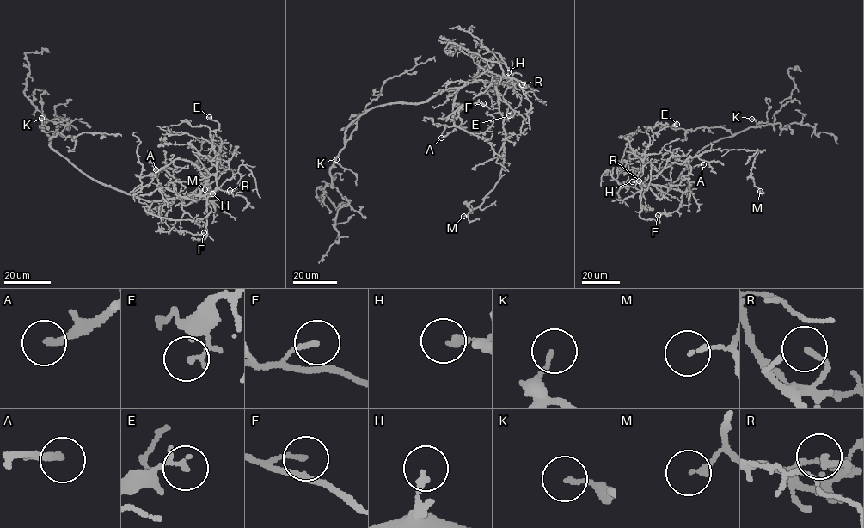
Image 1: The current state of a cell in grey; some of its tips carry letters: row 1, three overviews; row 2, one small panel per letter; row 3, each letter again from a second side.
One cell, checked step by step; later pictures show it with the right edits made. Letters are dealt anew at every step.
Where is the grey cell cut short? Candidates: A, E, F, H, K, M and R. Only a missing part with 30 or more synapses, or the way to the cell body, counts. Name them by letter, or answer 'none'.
A, H

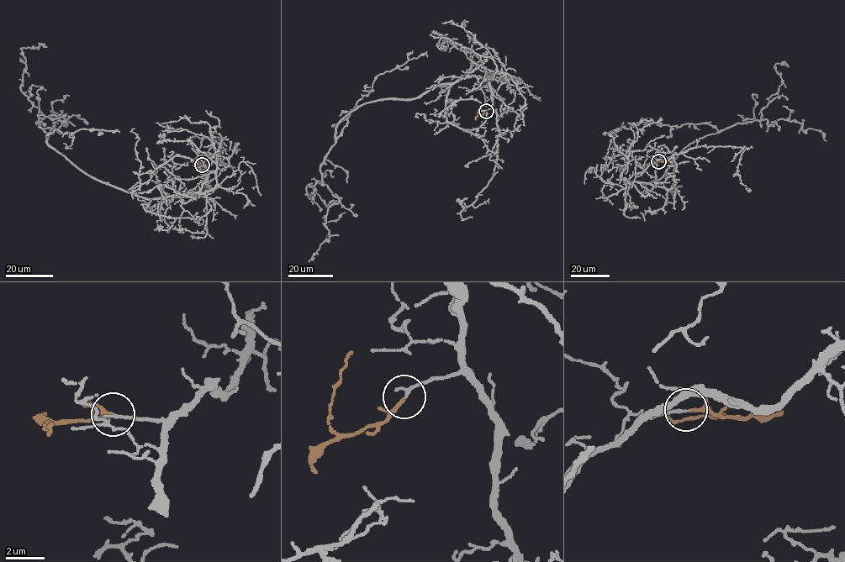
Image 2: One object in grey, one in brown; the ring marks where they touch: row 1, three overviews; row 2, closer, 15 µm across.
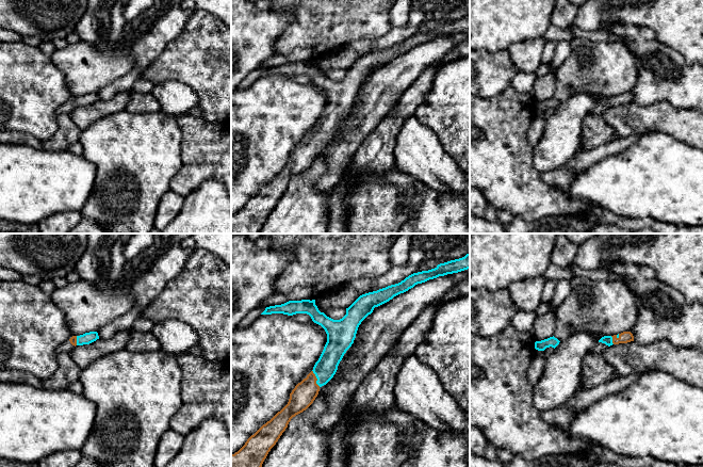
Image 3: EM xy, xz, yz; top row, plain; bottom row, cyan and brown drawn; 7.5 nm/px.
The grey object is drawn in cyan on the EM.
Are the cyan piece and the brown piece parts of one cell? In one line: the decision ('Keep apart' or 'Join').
Join

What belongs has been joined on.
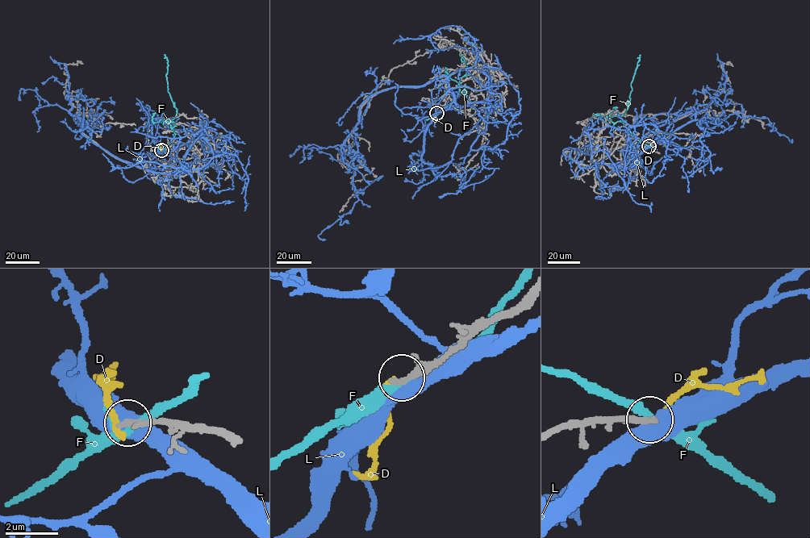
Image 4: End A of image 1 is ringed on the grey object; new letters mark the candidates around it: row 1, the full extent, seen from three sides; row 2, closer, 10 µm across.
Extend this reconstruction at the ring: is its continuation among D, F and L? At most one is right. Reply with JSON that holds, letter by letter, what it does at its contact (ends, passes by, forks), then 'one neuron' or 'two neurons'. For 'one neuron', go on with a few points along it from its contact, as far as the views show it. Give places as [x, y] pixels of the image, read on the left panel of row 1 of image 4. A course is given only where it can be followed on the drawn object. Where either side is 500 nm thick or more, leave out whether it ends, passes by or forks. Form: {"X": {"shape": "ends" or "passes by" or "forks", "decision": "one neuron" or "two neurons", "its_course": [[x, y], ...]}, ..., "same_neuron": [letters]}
{"D": {"shape": "ends", "decision": "two neurons"}, "F": {"shape": "passes by", "decision": "two neurons"}, "L": {"decision": "two neurons"}, "same_neuron": []}

